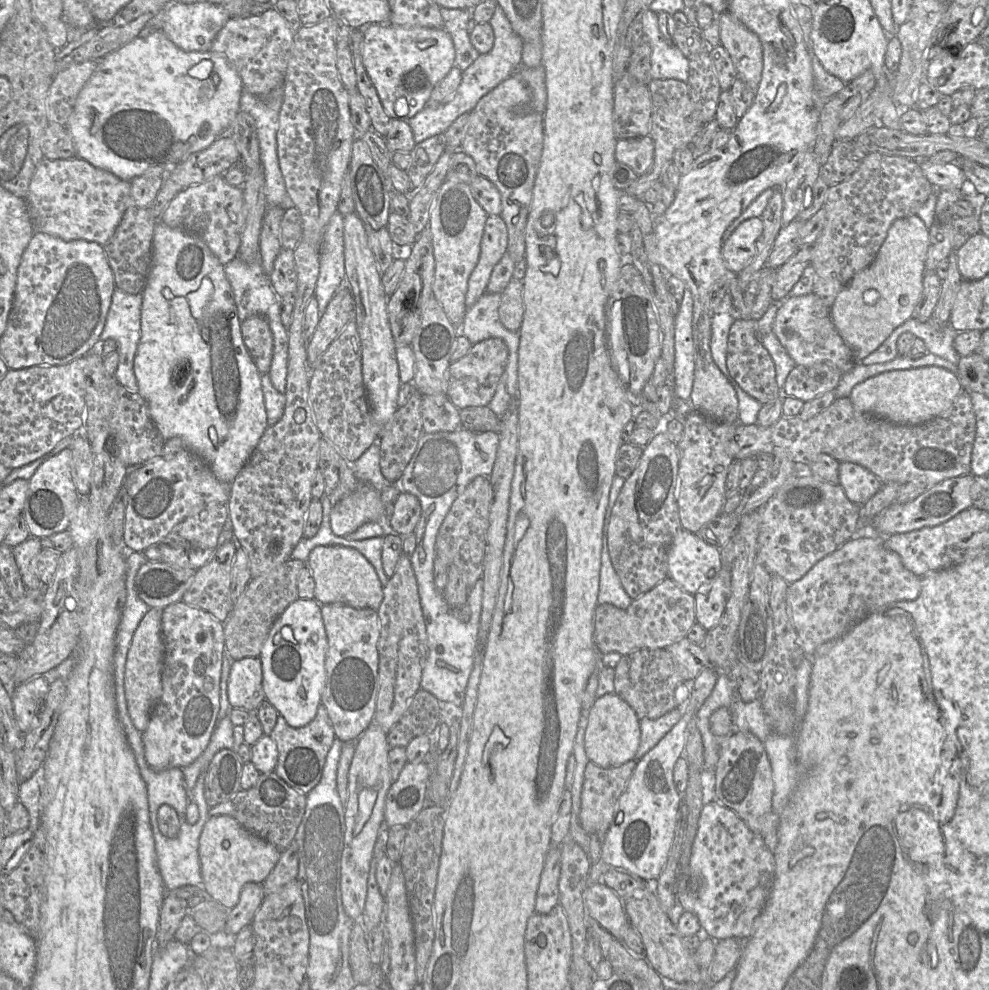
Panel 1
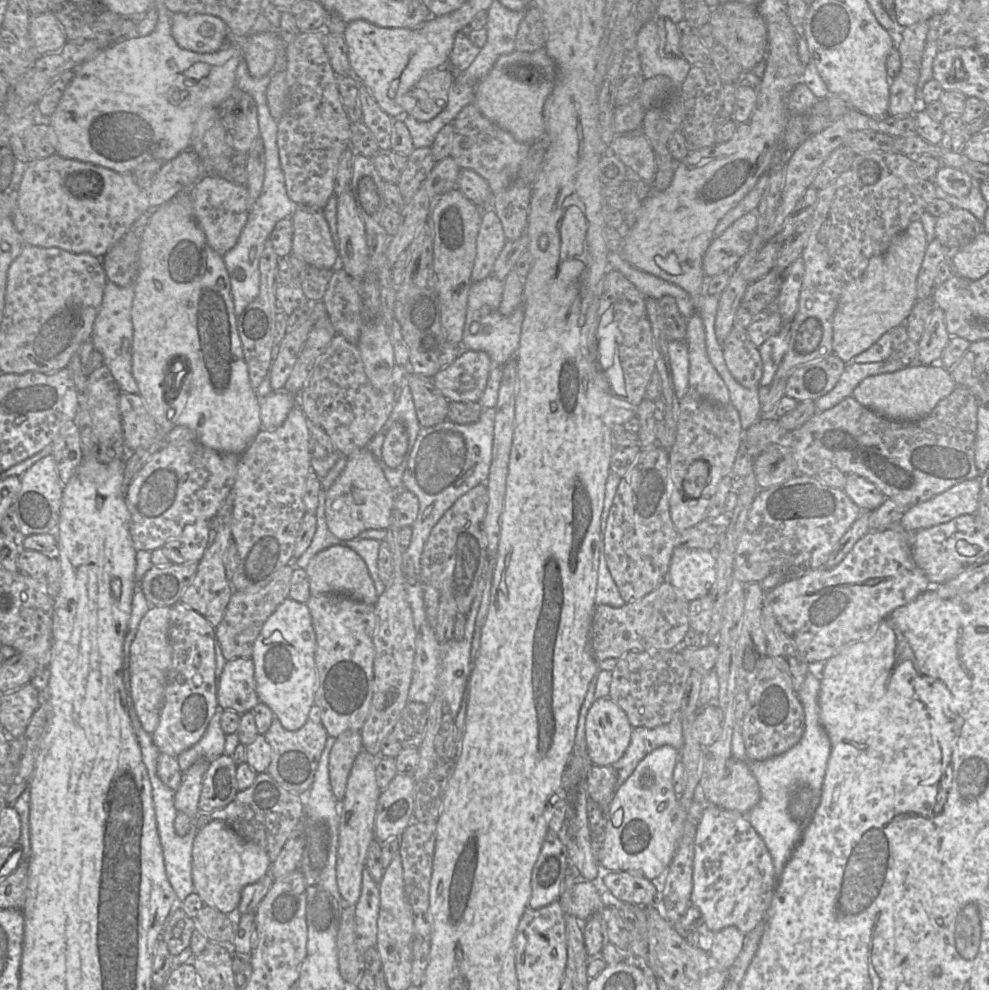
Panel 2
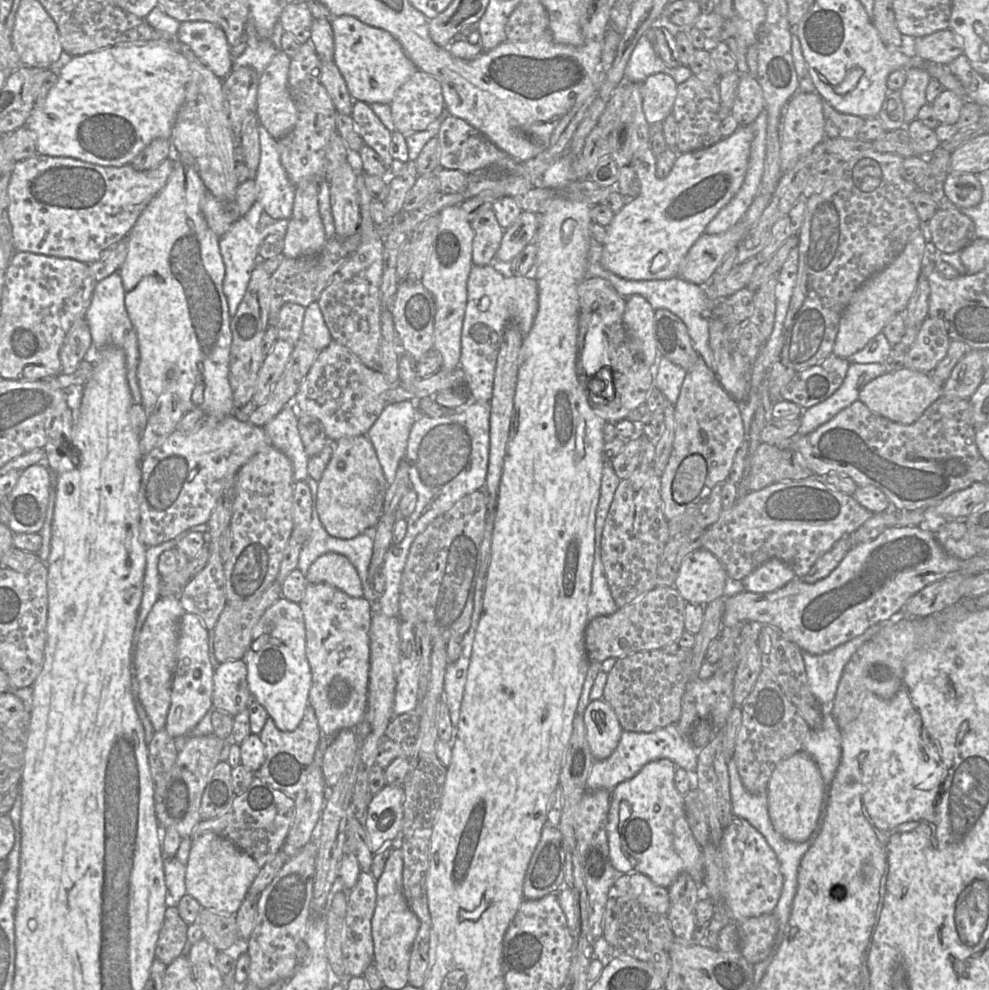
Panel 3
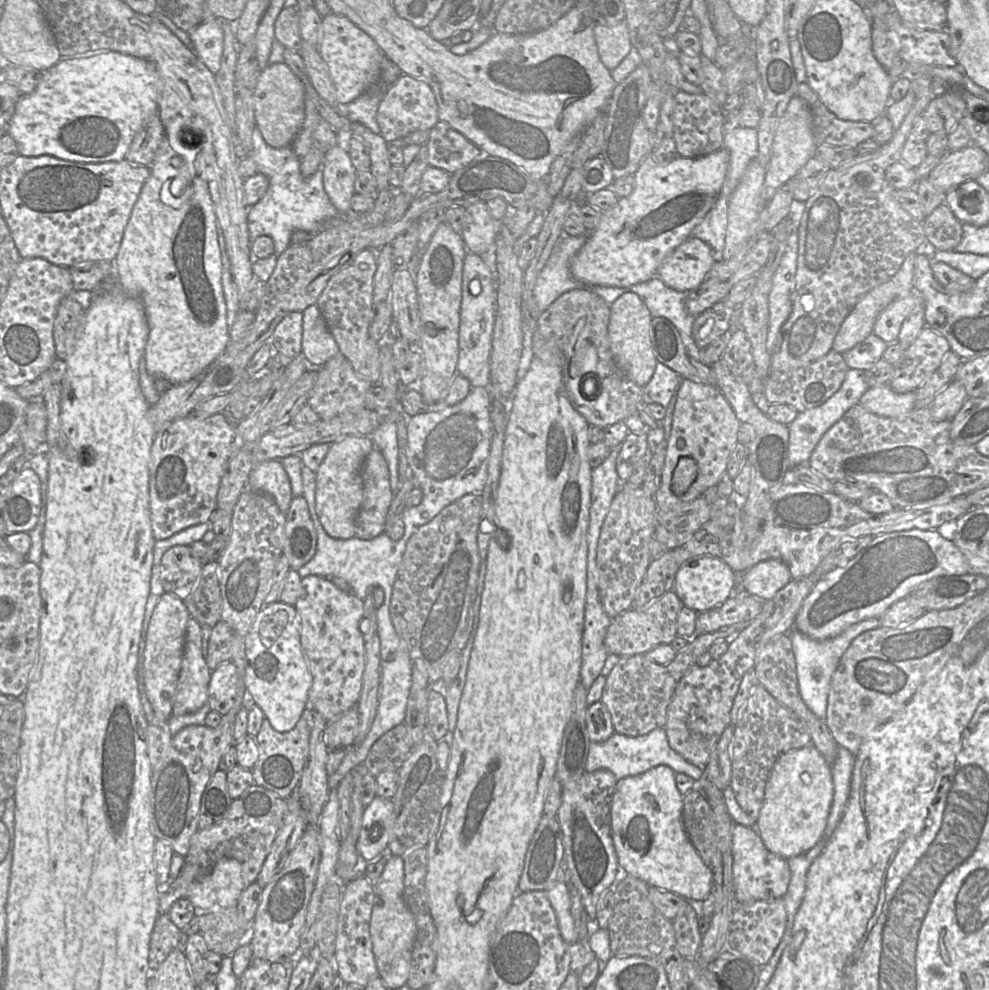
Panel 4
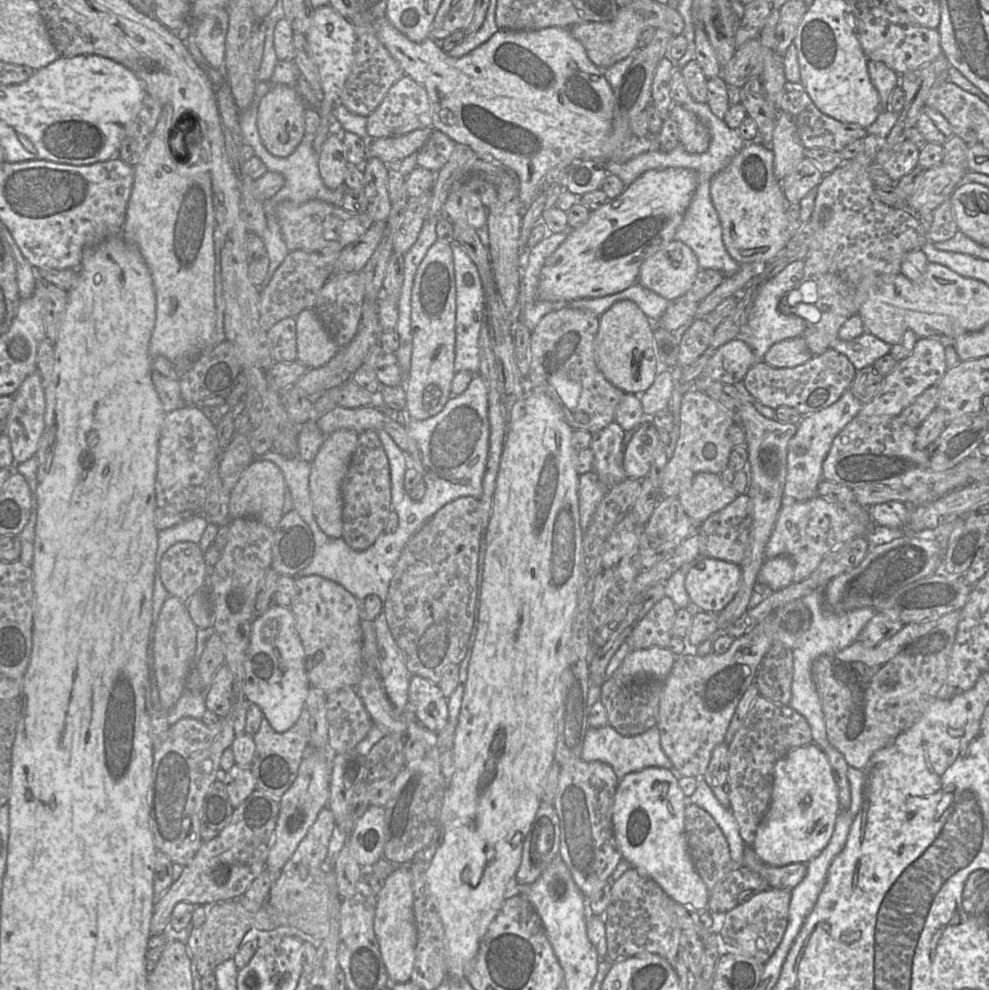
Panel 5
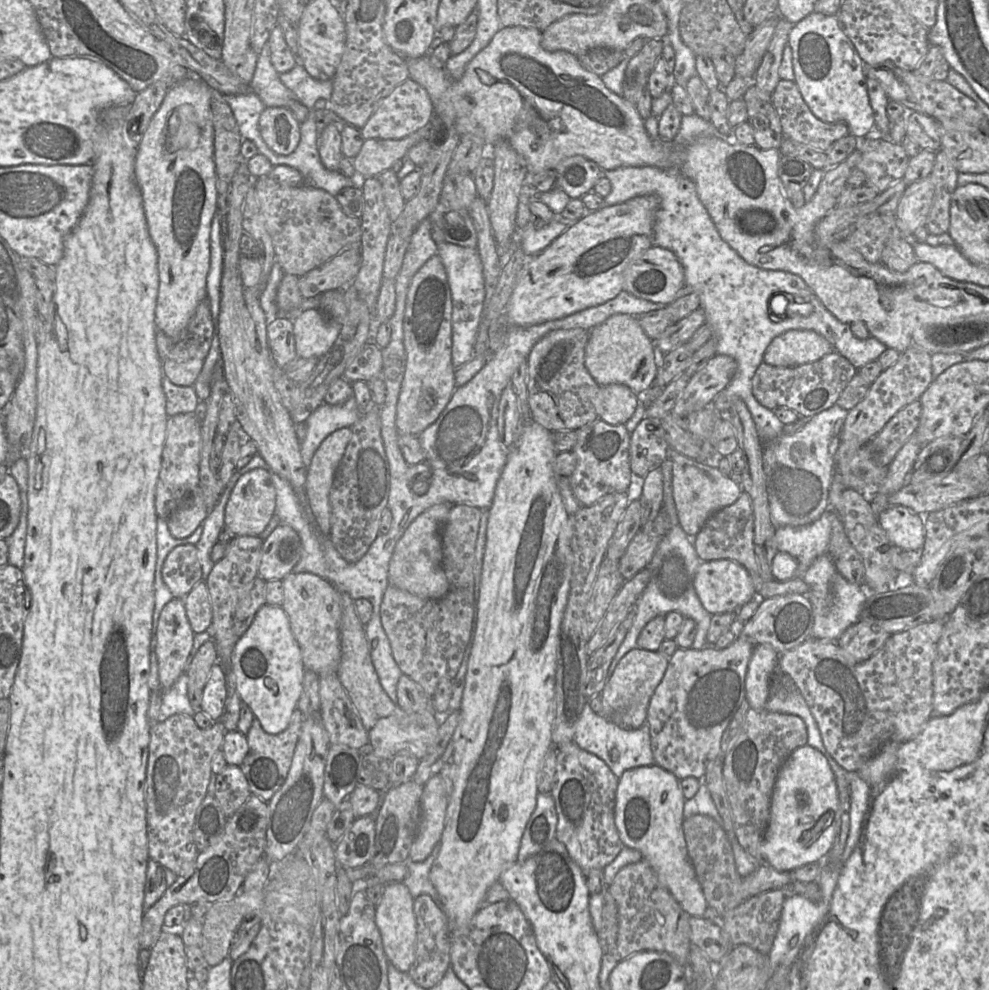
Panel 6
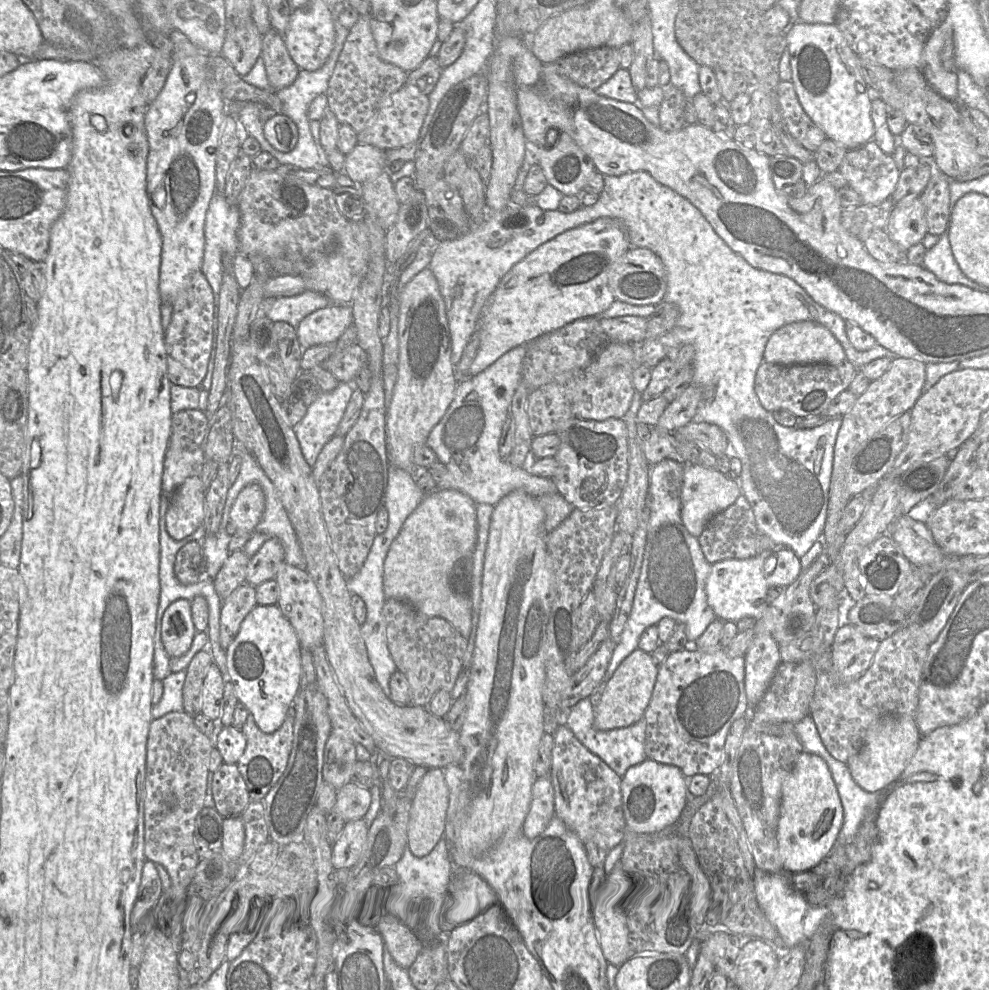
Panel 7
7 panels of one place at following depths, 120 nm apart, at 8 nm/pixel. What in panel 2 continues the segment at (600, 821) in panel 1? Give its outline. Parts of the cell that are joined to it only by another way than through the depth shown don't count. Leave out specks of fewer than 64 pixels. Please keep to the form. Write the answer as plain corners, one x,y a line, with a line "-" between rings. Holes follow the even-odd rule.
593,764
587,774
589,798
598,803
603,810
609,810
609,805
619,788
617,781
617,772
613,766

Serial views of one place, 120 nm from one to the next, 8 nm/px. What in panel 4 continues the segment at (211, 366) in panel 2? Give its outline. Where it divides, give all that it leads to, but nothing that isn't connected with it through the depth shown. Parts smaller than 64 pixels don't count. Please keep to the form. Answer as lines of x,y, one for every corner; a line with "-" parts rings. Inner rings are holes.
165,136
152,164
149,166
150,176
143,185
139,197
133,206
129,221
124,230
118,253
114,260
114,277
116,283
121,287
124,293
141,301
145,309
149,327
148,339
144,351
144,360
147,372
154,377
154,379
164,379
172,386
185,383
203,373
204,370
224,351
230,340
227,308
221,283
222,263
218,245
218,223
209,187
207,182
201,178
200,174
197,173
194,161
192,162
192,167
196,173
195,178
186,177
186,175
190,174
188,163
184,159
182,166
174,167
172,159
177,155
178,154
169,146
-
173,180
186,182
186,188
179,196
174,196
171,192
170,186
173,184

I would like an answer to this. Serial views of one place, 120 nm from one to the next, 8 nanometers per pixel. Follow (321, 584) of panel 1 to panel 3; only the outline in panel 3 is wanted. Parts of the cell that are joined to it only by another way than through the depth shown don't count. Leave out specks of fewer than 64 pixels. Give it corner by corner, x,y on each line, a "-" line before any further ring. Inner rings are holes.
326,553
318,557
306,573
308,583
326,583
351,597
363,597
363,587
356,568
345,556

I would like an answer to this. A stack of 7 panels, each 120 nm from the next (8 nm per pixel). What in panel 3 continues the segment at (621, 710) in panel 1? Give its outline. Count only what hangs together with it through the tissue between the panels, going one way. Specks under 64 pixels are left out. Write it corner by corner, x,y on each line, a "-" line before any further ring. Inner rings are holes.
604,700
588,703
584,712
586,737
595,760
605,760
617,748
623,728
613,708

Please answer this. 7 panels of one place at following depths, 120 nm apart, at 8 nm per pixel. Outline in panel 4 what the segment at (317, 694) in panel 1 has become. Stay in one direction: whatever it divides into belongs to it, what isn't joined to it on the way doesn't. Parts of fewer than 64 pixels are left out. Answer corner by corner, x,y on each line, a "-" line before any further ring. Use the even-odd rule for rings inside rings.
280,600
263,608
245,638
244,684
247,703
255,703
277,732
292,730
309,704
312,677
302,652
299,616
294,606

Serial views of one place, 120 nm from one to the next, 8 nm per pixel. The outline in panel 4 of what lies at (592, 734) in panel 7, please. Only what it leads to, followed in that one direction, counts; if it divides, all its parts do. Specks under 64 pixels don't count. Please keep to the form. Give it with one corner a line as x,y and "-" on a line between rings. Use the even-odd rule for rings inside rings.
663,727
656,728
642,736
632,737
615,732
605,742
597,743
591,741
585,770
587,772
594,772
600,769
609,770
615,775
617,780
620,780
627,776
642,774
658,765
667,765
674,772
684,773
695,780
699,780
703,776
704,768
690,763
670,747
666,730

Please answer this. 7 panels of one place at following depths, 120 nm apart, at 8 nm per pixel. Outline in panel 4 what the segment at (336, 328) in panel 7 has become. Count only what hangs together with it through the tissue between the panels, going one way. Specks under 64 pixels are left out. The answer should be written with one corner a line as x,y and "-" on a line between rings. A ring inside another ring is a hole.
310,305
302,313
301,353
309,368
320,368
340,351
317,305

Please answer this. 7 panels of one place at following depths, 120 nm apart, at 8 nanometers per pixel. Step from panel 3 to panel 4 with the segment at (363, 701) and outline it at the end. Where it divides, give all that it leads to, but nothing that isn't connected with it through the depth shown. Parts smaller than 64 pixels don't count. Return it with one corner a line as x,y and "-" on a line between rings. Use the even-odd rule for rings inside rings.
301,578
300,595
294,604
299,616
302,652
312,677
309,707
327,722
356,707
362,690
366,657
360,622
363,600
340,590
331,578

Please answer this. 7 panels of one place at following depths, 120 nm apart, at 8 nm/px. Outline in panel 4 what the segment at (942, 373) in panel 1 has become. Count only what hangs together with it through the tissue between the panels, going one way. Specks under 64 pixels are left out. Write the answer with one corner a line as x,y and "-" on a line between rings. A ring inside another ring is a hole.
883,384
868,388
859,403
878,416
906,417
915,408
915,392
897,393
889,384

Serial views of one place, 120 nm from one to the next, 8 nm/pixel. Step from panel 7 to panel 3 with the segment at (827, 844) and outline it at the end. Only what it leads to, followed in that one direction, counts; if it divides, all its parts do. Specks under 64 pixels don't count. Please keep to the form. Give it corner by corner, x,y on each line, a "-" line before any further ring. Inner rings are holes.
801,750
774,768
767,788
768,812
774,829
792,842
805,842
817,826
824,797
824,782
815,760

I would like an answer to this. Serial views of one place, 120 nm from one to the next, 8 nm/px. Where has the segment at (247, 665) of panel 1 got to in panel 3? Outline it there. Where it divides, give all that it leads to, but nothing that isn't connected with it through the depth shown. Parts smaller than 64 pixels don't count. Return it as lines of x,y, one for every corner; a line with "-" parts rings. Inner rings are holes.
243,659
219,664
213,675
213,706
231,716
247,709
254,700
247,681
247,666

